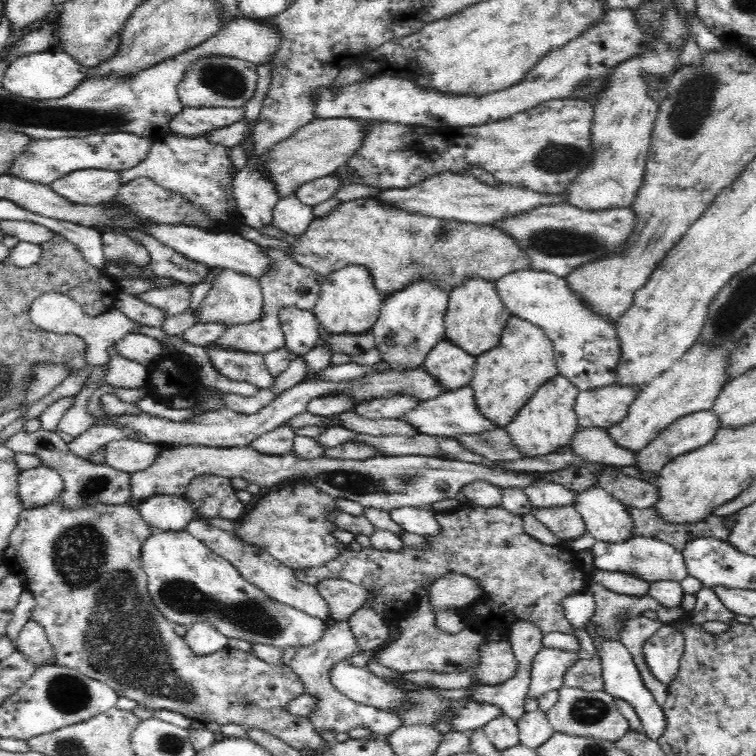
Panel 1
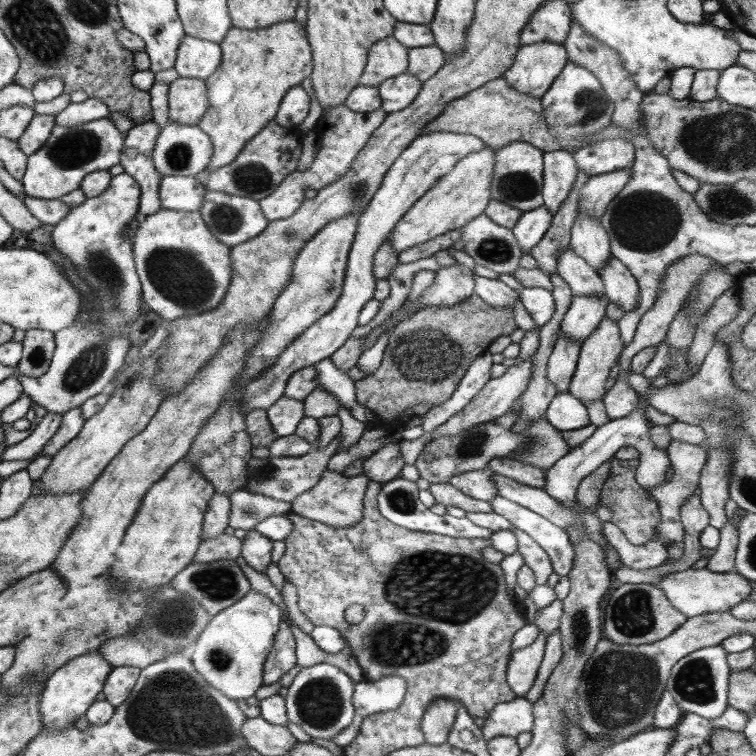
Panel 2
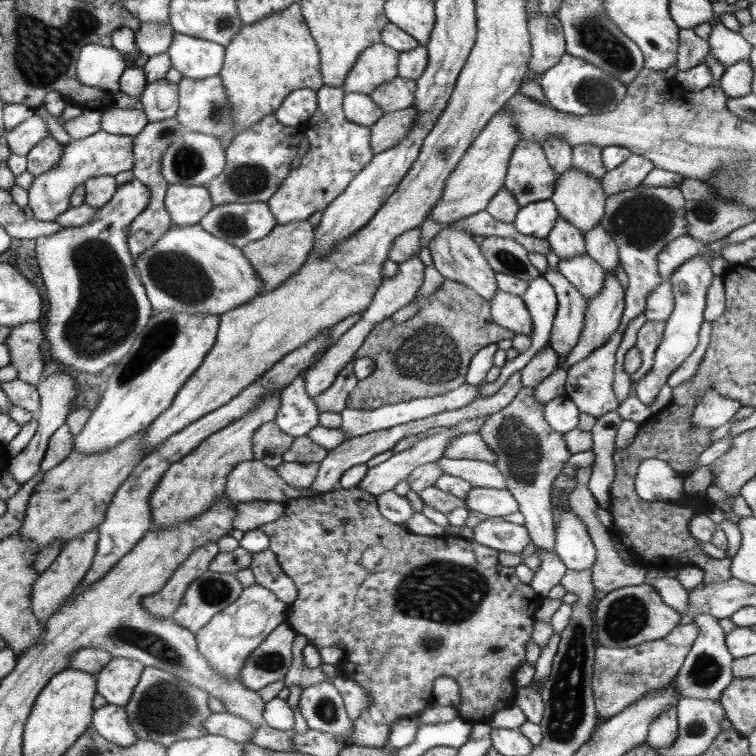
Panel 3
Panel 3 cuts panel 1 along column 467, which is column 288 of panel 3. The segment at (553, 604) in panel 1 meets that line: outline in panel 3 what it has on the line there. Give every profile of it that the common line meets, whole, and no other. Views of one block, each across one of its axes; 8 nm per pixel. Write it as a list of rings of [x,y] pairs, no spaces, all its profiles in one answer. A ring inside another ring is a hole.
[[[334,489],[330,492],[318,493],[312,497],[298,497],[285,503],[284,514],[267,522],[258,529],[270,537],[269,549],[276,554],[282,571],[296,583],[298,594],[292,604],[287,605],[285,621],[294,629],[296,634],[303,634],[315,647],[324,648],[338,644],[344,648],[344,658],[337,668],[338,674],[355,680],[371,694],[371,706],[353,725],[353,745],[381,748],[388,746],[392,724],[398,720],[417,718],[421,711],[435,703],[432,688],[434,680],[439,677],[449,677],[456,680],[460,686],[461,704],[457,710],[461,721],[470,720],[473,723],[489,723],[492,716],[514,703],[517,687],[513,680],[517,666],[526,661],[526,643],[532,637],[534,630],[535,612],[540,607],[543,597],[534,592],[529,585],[520,582],[514,566],[502,566],[498,563],[496,549],[484,546],[474,540],[469,541],[444,532],[438,536],[414,534],[406,527],[390,522],[379,510],[377,497],[364,489]]]

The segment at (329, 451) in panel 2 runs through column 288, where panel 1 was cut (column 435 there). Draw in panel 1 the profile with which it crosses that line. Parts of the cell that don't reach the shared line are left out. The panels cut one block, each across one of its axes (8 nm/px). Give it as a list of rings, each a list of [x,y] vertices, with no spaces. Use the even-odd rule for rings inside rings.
[[[251,444],[232,448],[202,445],[182,445],[176,448],[162,448],[160,454],[158,454],[158,458],[152,463],[152,466],[146,469],[131,475],[132,498],[127,502],[132,503],[136,508],[144,498],[155,494],[170,494],[179,497],[186,495],[188,485],[192,483],[192,480],[196,476],[202,476],[202,474],[222,476],[230,479],[241,477],[250,481],[250,483],[258,484],[261,488],[276,486],[276,484],[282,484],[282,482],[288,482],[288,480],[290,480],[290,483],[306,481],[334,498],[347,498],[348,500],[358,502],[358,504],[361,504],[366,509],[378,509],[386,512],[402,507],[428,508],[441,500],[457,498],[460,490],[463,490],[464,486],[472,482],[490,482],[499,486],[501,489],[524,489],[526,486],[532,486],[532,484],[541,481],[540,472],[536,472],[536,474],[522,474],[517,471],[510,472],[503,470],[502,467],[498,467],[498,470],[493,470],[488,465],[440,457],[424,455],[390,456],[383,454],[382,456],[366,458],[360,461],[324,457],[324,455],[318,458],[306,459],[298,457],[294,449],[290,449],[283,455],[266,454],[252,448]]]

